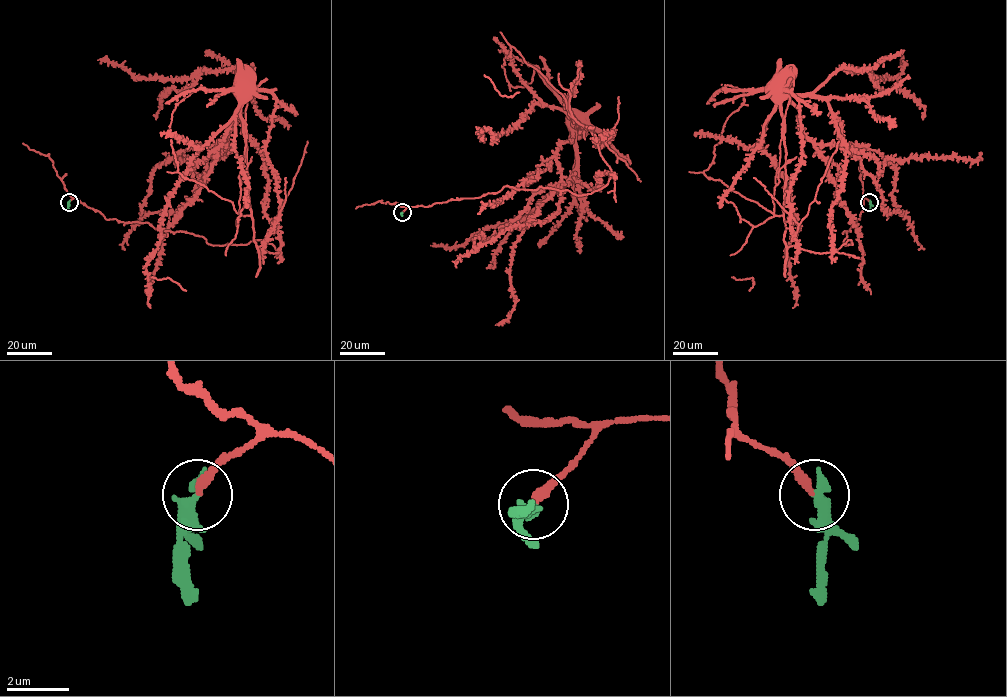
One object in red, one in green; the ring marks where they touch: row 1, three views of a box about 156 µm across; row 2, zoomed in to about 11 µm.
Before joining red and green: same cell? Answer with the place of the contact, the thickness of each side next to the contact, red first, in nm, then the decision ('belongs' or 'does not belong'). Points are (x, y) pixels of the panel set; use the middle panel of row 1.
place (402, 212); calibres 280 and 440 nm; does not belong

